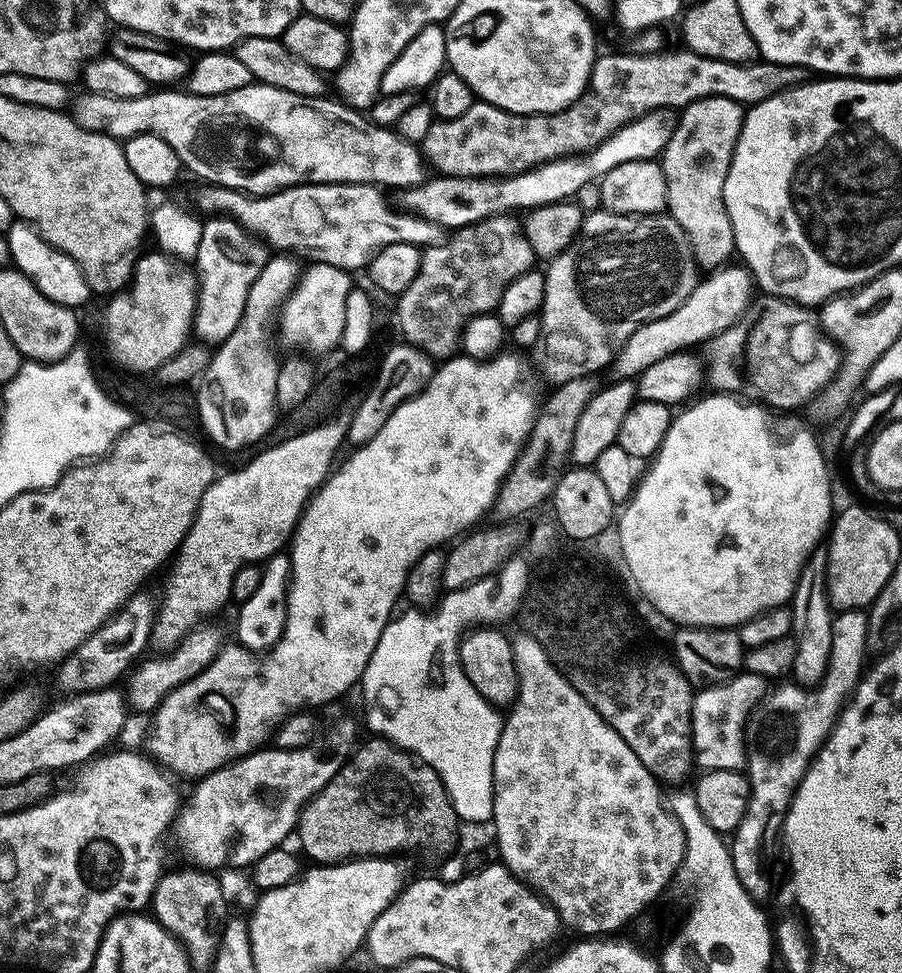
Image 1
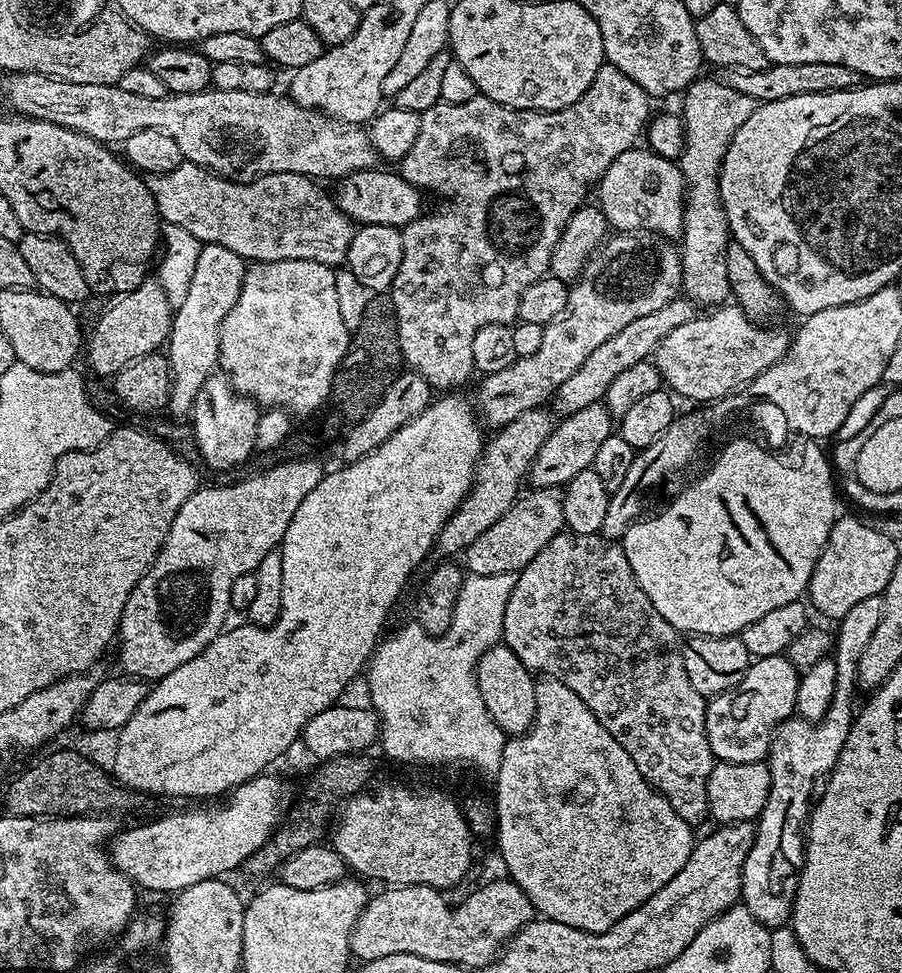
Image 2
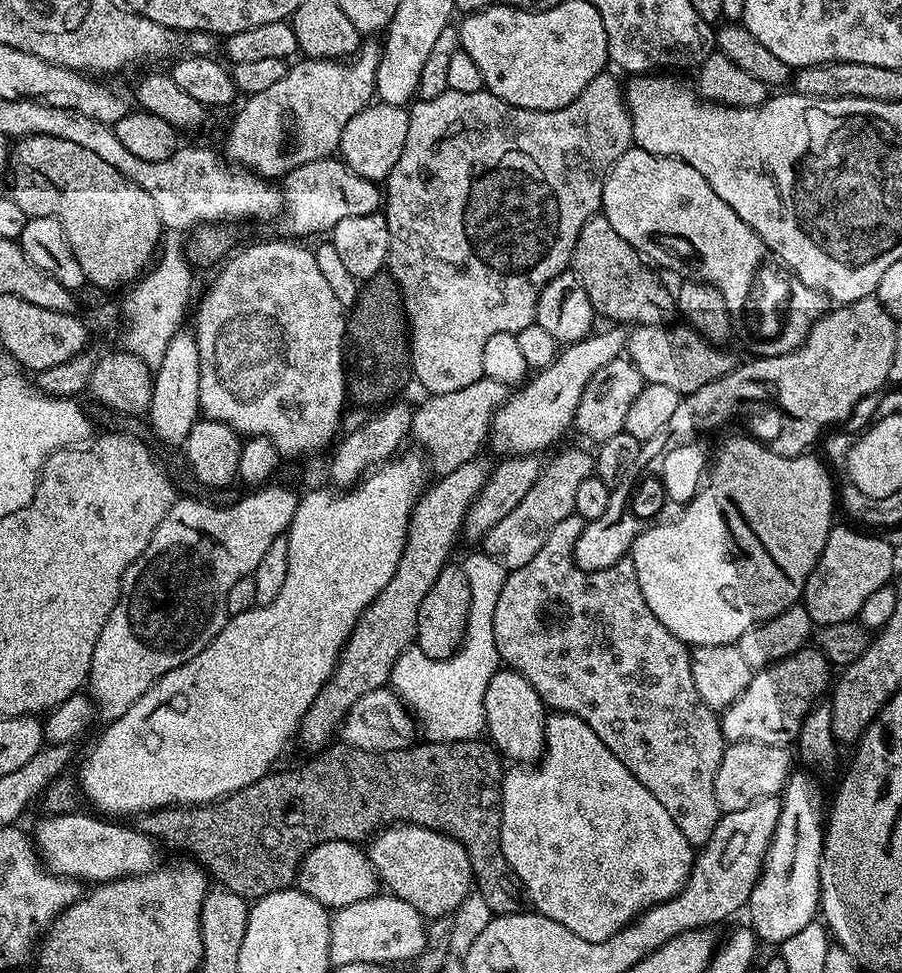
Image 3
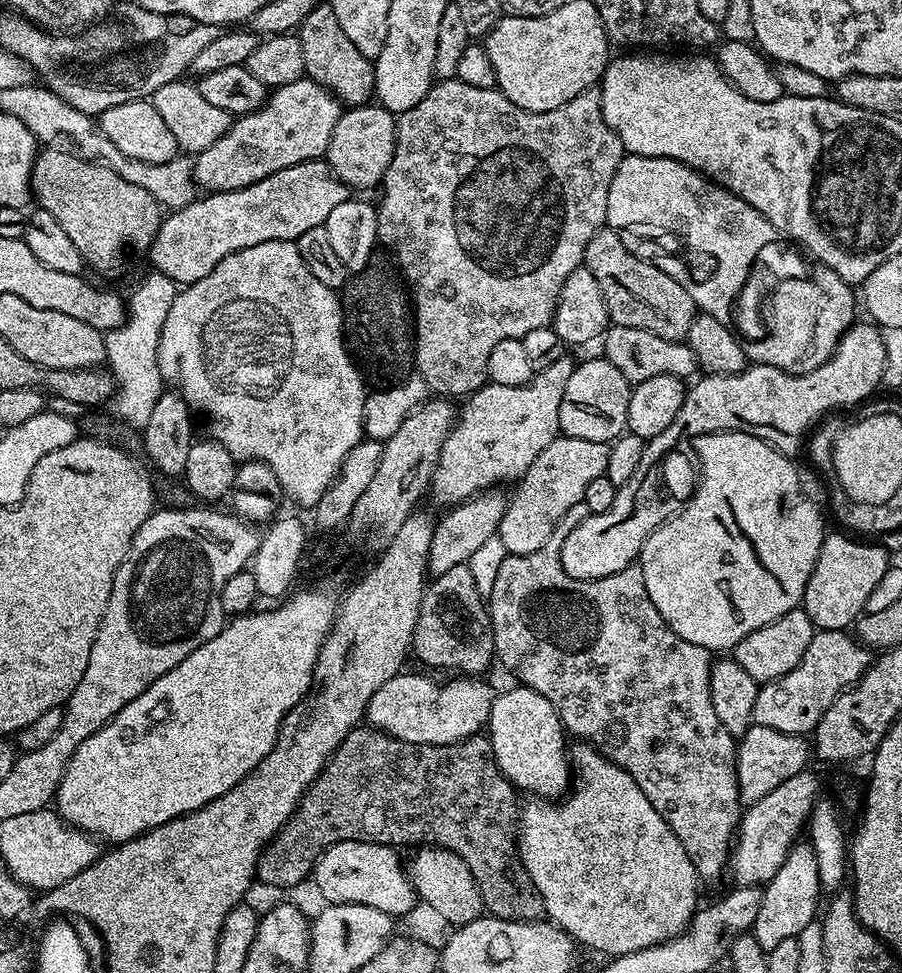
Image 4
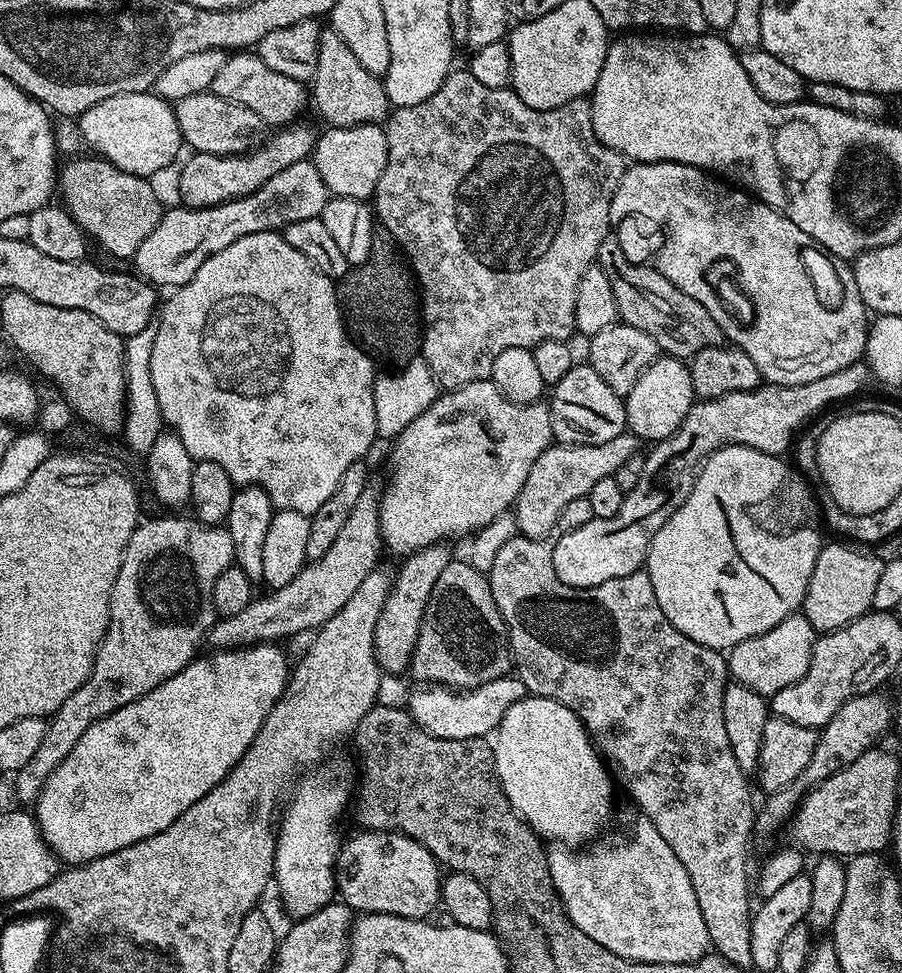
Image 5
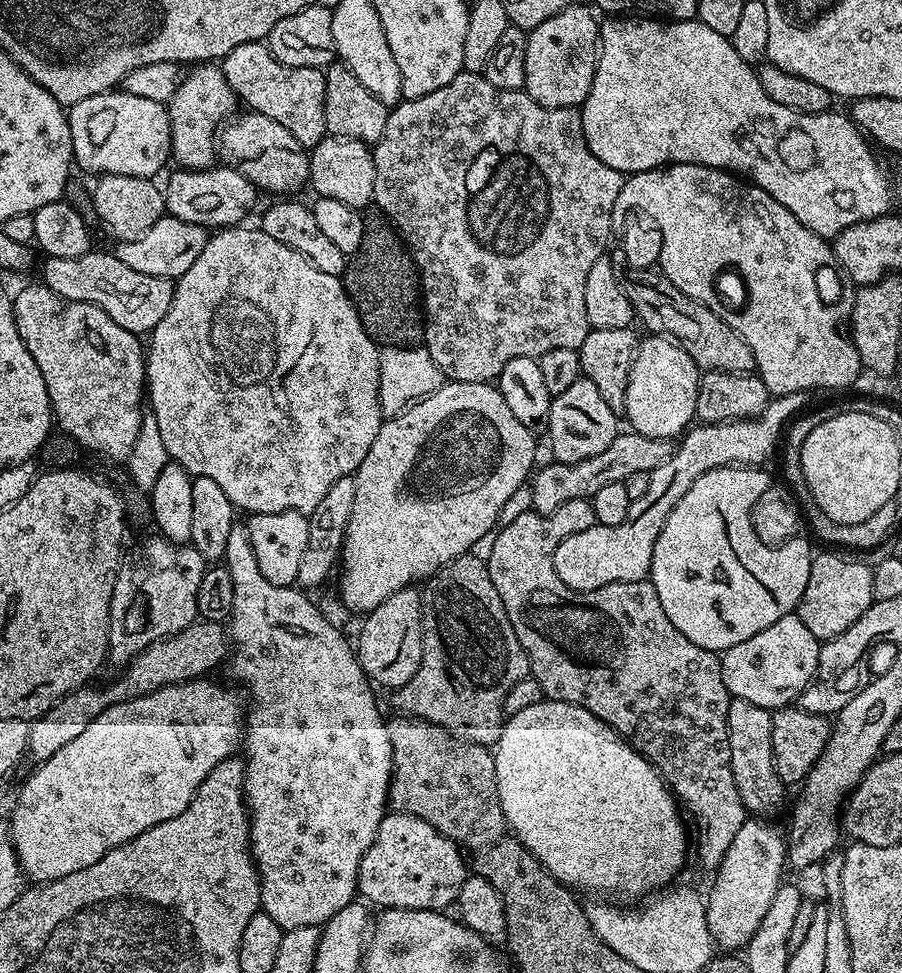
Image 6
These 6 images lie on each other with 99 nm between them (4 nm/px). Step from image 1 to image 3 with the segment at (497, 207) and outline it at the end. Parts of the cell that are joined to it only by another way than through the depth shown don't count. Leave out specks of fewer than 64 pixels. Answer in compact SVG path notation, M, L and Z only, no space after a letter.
M325 158L306 162L306 166L298 166L282 177L282 191L284 194L284 211L282 221L284 228L296 238L312 236L315 232L327 233L335 224L342 222L342 218L358 218L361 214L374 214L382 208L382 188L377 181L367 180L351 172L344 161L339 158Z

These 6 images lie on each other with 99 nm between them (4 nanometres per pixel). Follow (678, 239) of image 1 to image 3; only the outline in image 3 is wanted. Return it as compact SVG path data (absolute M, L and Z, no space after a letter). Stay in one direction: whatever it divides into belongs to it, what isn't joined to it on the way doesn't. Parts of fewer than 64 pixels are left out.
M482 379L451 394L428 394L423 398L420 405L415 405L410 436L421 444L419 447L426 453L431 471L445 476L467 460L477 459L476 451L489 439L492 420L510 399L510 388L502 382Z

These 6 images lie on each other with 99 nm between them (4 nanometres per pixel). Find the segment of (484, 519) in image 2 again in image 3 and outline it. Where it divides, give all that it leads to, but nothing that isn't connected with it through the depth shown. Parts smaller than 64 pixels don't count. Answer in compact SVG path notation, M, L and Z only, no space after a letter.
M483 458L467 460L458 466L458 470L440 476L437 484L429 483L425 487L420 499L412 507L406 546L394 576L390 582L386 582L382 594L378 594L378 598L374 598L374 602L370 602L370 606L361 614L344 649L340 651L340 660L332 671L332 677L326 686L322 686L318 698L314 698L310 710L306 710L300 719L298 740L306 747L311 750L323 749L333 739L331 736L341 731L350 706L354 706L362 694L370 694L370 690L383 688L391 681L394 662L398 662L400 655L416 643L418 606L422 598L426 598L426 590L434 586L434 578L438 578L438 574L449 563L448 555L456 539L461 539L468 507L487 482L489 473L490 464Z

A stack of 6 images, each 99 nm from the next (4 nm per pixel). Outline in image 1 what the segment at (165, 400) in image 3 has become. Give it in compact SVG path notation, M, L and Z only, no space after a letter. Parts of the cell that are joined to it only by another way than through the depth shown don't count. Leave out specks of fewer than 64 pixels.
M208 218L203 221L201 241L194 259L196 302L194 336L208 346L218 346L230 334L246 310L246 294L254 286L254 278L270 258L267 247L251 232L231 218Z

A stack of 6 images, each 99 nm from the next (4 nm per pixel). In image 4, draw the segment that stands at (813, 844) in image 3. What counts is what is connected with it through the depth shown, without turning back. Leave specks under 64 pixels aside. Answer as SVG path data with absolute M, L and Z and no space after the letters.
M797 842L788 851L786 862L782 862L778 874L763 885L764 897L762 898L762 910L758 910L758 918L752 924L750 932L756 941L765 950L778 946L778 942L786 938L797 938L802 929L809 927L812 920L817 919L816 903L822 897L820 879L818 878L818 858L814 858L814 850L811 843Z

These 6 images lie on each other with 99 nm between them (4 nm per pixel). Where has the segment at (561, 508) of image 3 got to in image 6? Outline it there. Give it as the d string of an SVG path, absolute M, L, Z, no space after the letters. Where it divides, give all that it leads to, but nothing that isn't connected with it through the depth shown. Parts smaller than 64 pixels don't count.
M624 430L616 435L610 446L606 446L606 450L602 450L602 454L594 454L594 458L586 458L577 464L548 462L541 472L539 469L531 477L532 508L545 516L571 500L591 498L594 490L610 482L624 482L630 474L658 470L662 462L670 462L670 458L674 458L676 445L677 441L673 438L646 438L646 434Z

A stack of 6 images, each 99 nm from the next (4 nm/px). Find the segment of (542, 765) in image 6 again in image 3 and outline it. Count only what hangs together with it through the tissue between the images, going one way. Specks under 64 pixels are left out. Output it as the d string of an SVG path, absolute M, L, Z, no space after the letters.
M501 670L490 678L484 699L484 722L487 735L501 757L528 766L544 755L544 725L546 705L534 686L521 672Z

